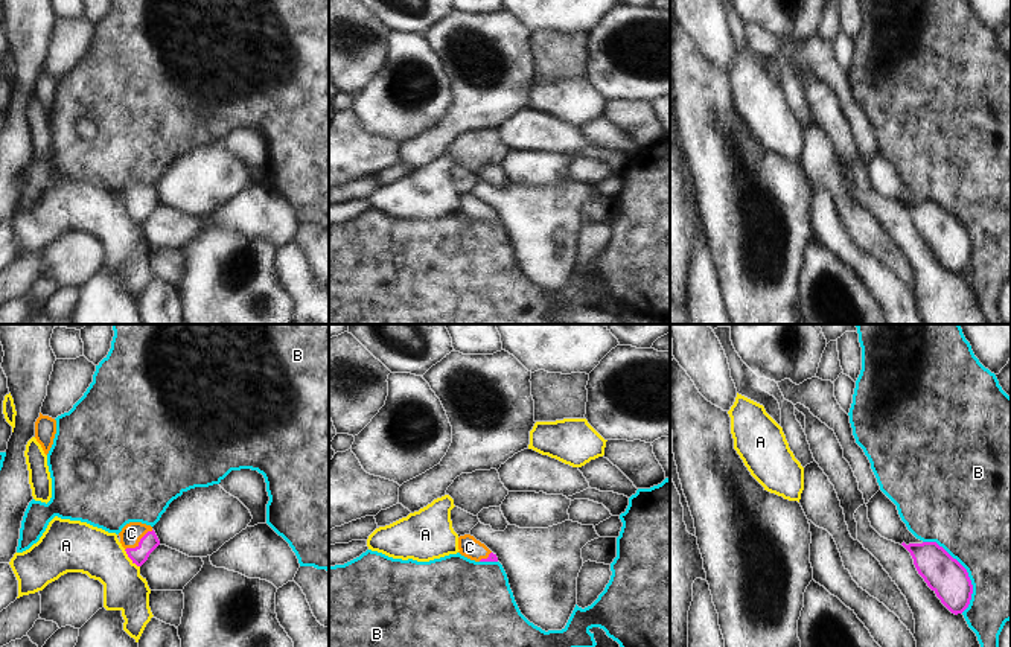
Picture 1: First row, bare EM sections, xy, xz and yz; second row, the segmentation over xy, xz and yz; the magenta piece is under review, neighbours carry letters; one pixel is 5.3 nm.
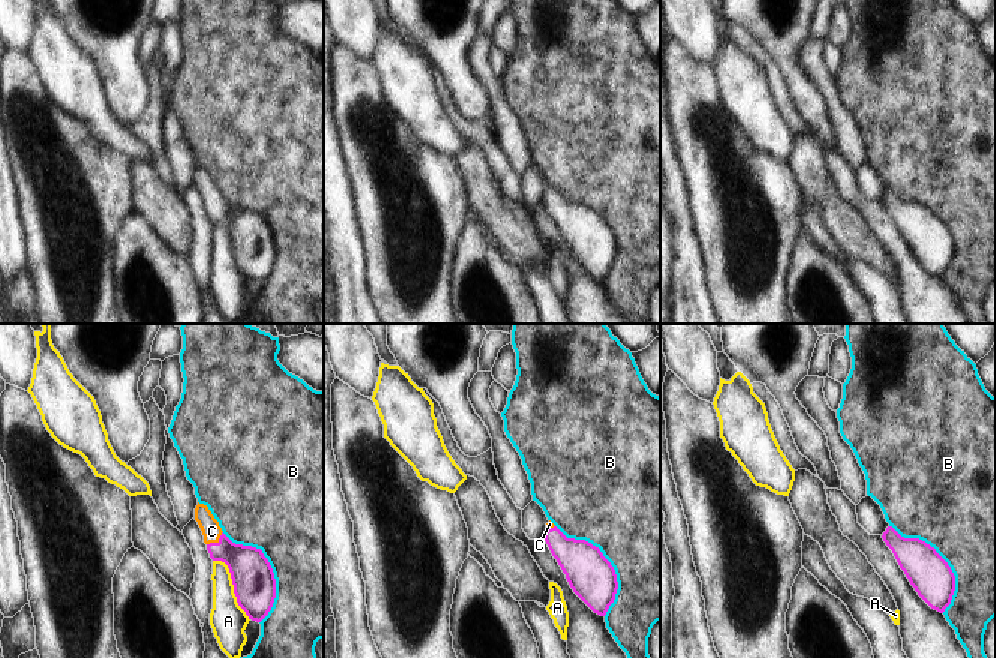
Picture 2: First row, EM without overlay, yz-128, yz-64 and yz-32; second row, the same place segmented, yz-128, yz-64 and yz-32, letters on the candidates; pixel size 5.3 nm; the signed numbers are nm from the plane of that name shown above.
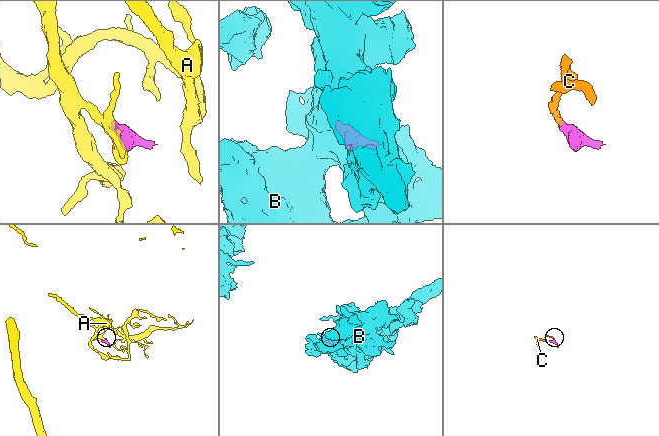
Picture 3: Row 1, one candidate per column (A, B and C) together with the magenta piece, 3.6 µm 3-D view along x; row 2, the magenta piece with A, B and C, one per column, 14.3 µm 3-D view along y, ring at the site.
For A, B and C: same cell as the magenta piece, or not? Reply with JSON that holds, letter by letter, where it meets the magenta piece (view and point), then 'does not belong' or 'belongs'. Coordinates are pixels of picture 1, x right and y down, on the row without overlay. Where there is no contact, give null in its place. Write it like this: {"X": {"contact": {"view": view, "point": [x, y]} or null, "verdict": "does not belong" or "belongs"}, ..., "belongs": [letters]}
{"A": {"contact": {"view": "xy", "point": [131, 218]}, "verdict": "does not belong"}, "B": {"contact": {"view": "yz", "point": [966, 229]}, "verdict": "does not belong"}, "C": {"contact": {"view": "xy", "point": [139, 201]}, "verdict": "belongs"}, "belongs": ["C"]}

